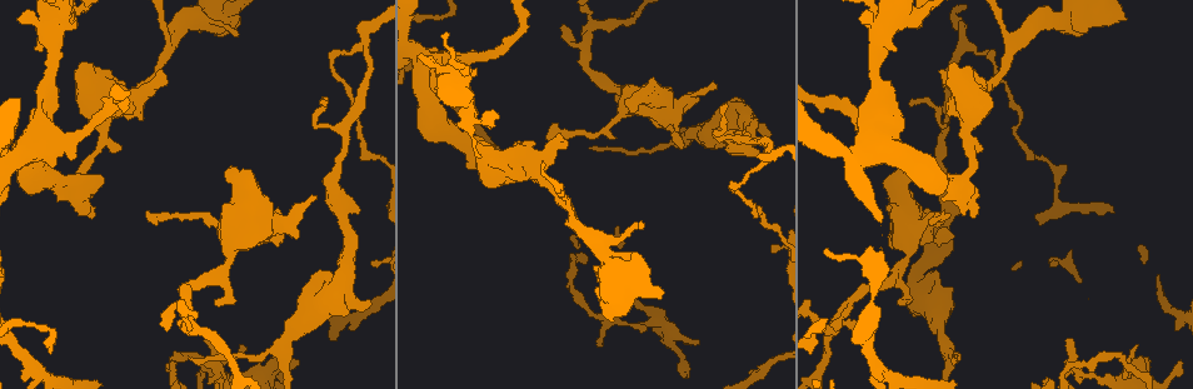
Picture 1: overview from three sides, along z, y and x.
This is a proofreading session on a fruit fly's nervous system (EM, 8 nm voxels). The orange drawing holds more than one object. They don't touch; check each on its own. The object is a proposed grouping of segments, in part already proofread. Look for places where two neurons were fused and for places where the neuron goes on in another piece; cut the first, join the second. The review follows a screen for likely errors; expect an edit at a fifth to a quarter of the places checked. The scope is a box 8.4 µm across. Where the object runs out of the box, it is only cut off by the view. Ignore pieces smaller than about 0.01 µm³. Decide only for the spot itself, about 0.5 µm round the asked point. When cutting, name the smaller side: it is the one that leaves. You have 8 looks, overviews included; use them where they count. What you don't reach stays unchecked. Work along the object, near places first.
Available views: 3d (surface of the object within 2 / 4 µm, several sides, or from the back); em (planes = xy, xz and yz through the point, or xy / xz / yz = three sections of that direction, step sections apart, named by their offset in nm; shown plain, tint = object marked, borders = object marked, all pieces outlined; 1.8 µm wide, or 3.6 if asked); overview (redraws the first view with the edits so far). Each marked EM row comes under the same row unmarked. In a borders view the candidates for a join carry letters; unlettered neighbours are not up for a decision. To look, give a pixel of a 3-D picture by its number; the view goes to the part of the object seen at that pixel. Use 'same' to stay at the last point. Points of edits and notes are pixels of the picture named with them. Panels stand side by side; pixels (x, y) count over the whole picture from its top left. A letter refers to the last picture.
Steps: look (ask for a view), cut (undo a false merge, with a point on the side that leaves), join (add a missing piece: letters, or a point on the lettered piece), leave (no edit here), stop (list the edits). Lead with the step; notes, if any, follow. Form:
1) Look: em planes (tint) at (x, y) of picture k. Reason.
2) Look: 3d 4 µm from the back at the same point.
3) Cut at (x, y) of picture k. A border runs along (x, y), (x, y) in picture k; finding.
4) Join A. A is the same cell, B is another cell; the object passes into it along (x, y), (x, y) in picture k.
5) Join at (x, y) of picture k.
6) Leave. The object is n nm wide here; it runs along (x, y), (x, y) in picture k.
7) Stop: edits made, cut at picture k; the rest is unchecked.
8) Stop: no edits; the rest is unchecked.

Look: 3d 4 µm at (327, 103) of picture 1. Thin end.

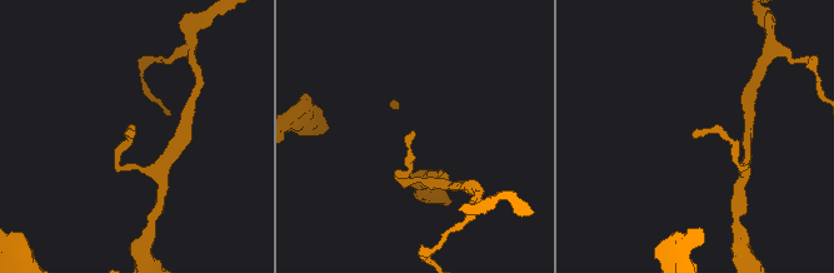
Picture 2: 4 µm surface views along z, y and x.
Look: em yz step 8 (borders) at (693, 136) of picture 2. Now the EM.

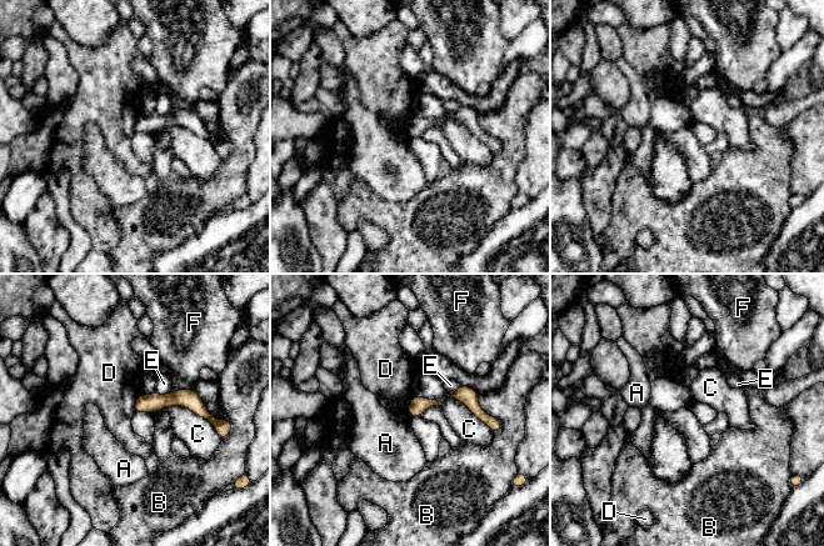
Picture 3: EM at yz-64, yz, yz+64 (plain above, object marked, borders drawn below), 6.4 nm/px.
Leave. The object is 110 nm wide here; the longest contact is with C, 380 nm; A, B, C, D, E and F are other cells; no lettered piece goes on from it.

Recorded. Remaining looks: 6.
Look: em planes (borders) at (878, 12) of picture 1.

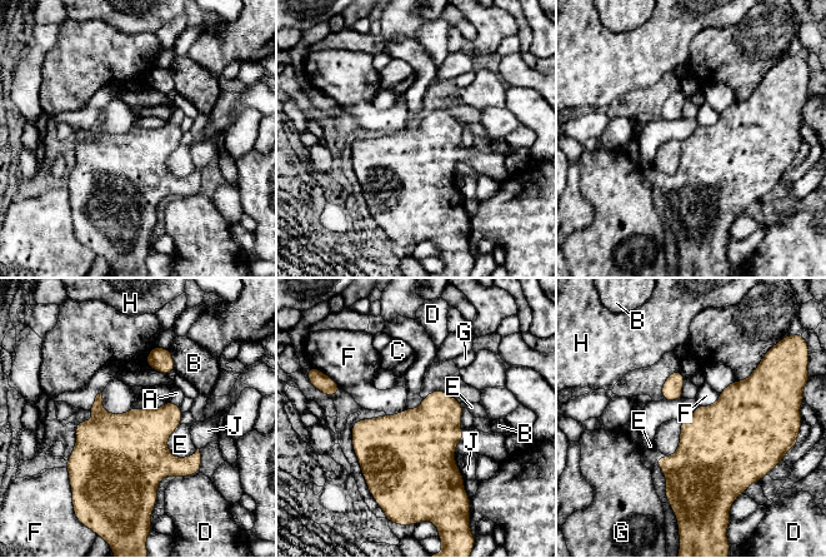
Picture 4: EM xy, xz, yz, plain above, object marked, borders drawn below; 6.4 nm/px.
Leave. The object is 400 nm wide here; the longest contact is with E, 240 nm; A, B, C, D, E, F, G, H and J are other cells; one neuron here.

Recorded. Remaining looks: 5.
Look: 3d 2 µm at (715, 88) of picture 1. Thin end.

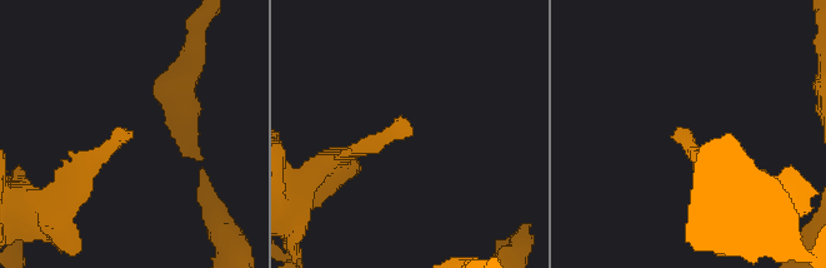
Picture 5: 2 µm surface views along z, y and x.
Look: em xy step 8 (borders) at (413, 127) of picture 5. Shape alone is not enough.

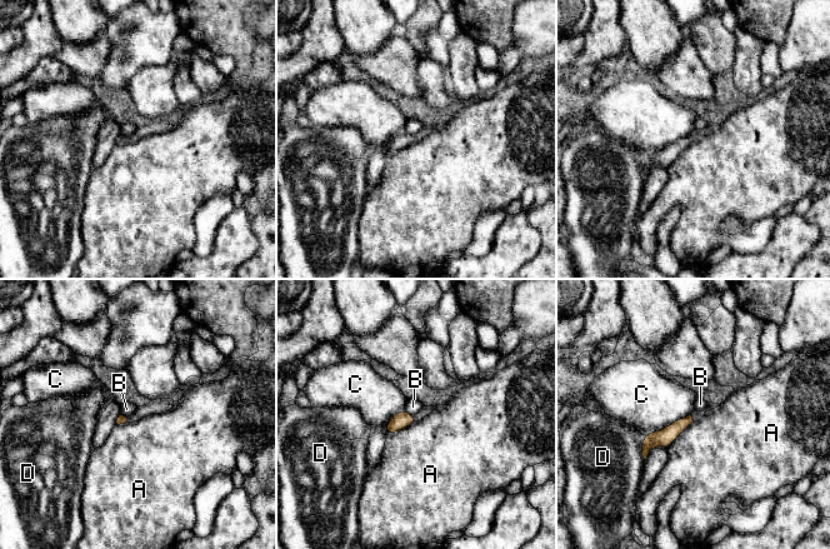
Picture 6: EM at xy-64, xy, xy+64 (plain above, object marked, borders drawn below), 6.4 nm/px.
Leave. A, B, C and D are other cells; a border runs along (416, 422), (388, 435) in picture 6; none of them fits.

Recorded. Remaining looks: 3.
Stop: no edits; the rest is unchecked.

